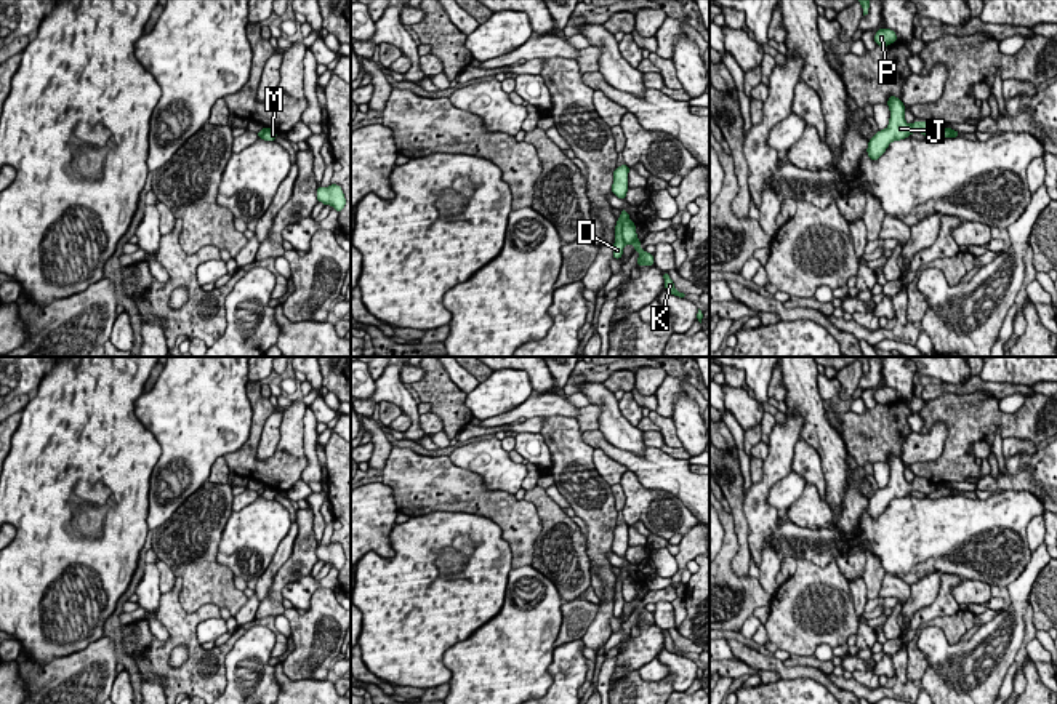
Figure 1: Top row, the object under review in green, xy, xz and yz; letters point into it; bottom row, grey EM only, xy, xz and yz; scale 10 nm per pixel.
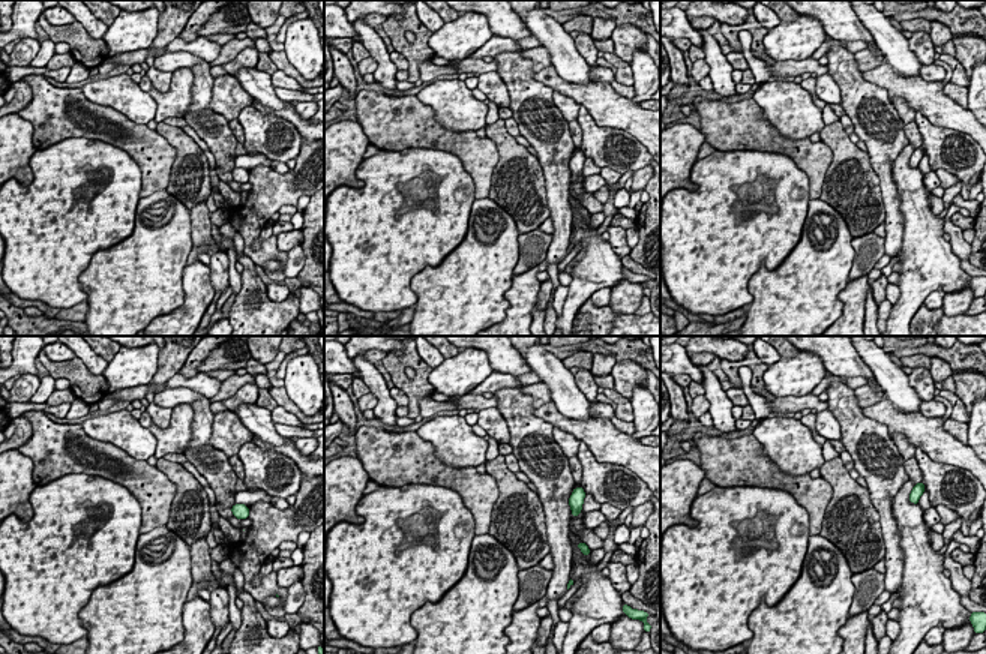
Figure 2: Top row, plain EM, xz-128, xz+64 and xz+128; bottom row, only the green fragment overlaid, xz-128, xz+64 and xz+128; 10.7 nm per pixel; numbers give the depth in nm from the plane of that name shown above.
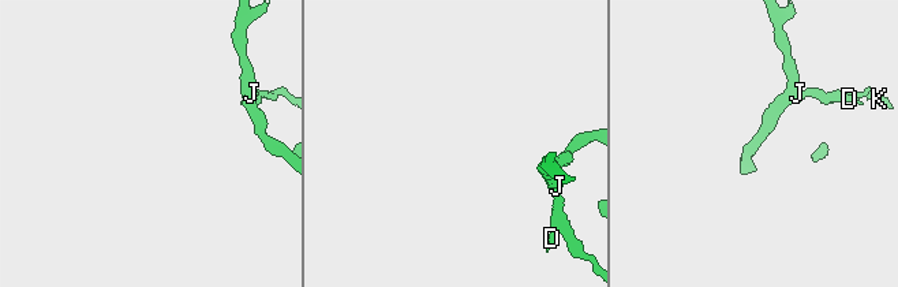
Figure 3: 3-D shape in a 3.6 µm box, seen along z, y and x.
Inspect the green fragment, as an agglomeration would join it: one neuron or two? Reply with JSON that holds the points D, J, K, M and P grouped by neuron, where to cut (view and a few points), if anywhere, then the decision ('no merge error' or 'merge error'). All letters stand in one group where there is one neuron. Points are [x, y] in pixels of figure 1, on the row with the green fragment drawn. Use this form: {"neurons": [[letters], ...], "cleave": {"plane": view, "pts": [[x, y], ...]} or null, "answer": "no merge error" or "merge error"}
{"neurons": [["D", "J", "P"], ["K", "M"]], "cleave": {"plane": "xz", "pts": [[628, 218], [622, 226], [622, 239], [626, 244]]}, "answer": "merge error"}

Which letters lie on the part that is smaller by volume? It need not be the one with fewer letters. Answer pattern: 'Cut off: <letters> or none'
Cut off: K, M

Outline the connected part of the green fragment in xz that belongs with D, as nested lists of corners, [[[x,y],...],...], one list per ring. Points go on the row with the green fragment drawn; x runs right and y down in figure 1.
[[[620,210],[621,216],[617,219],[615,226],[615,243],[613,243],[613,259],[620,259],[623,256],[625,240],[623,240],[623,222],[629,219],[629,214],[626,210]]]

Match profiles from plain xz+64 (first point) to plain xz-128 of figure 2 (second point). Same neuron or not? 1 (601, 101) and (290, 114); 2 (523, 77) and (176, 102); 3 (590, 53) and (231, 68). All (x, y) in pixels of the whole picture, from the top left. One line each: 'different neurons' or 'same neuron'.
1: same neuron
2: different neurons
3: same neuron

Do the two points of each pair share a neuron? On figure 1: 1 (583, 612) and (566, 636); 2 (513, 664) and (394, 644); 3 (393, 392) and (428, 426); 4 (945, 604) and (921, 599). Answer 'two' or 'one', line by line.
1: one
2: two
3: two
4: two

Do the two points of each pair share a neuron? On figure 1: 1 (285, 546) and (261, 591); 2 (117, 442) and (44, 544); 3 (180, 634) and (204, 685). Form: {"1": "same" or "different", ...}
{"1": "same", "2": "same", "3": "same"}

